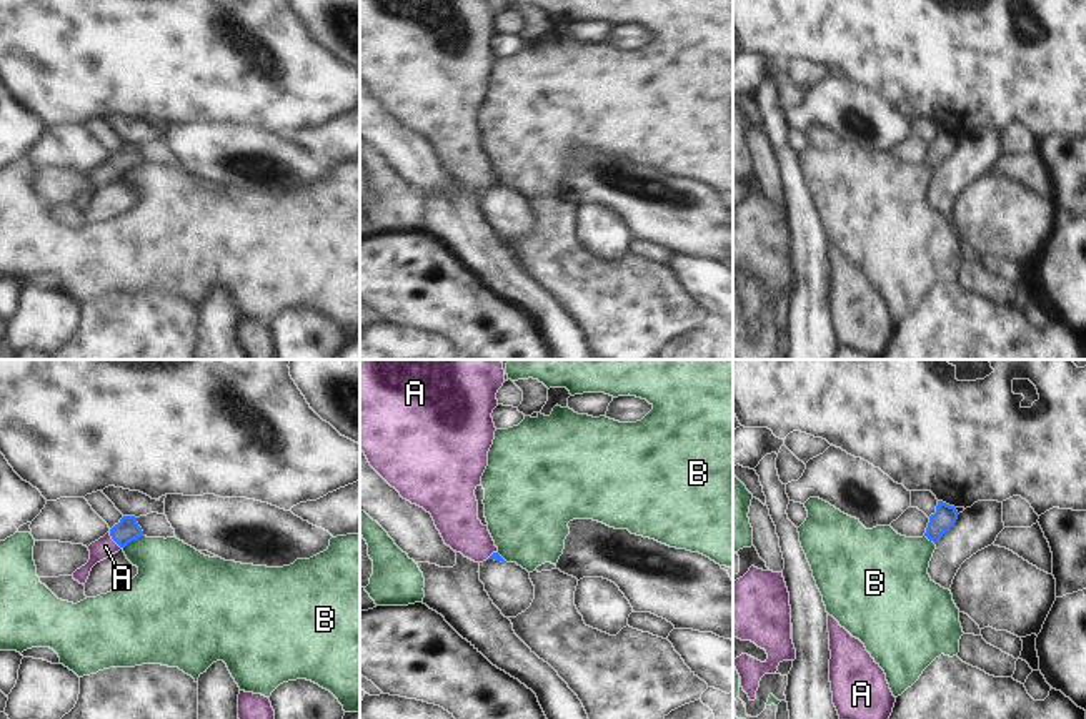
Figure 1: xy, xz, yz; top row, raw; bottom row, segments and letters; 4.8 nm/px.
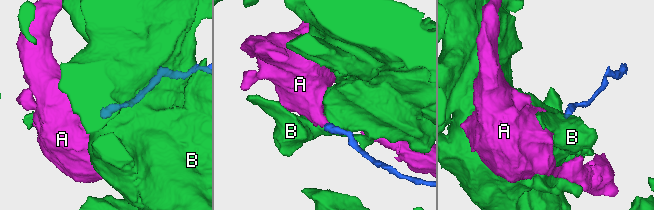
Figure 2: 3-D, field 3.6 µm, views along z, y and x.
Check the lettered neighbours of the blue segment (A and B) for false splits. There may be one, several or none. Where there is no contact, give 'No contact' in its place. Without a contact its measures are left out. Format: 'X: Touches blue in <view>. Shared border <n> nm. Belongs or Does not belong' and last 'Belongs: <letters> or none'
A: Touches blue in xy. Shared border 110 nm. Belongs
B: Touches blue in xy. Shared border 120 nm. Does not belong
Belongs: A

